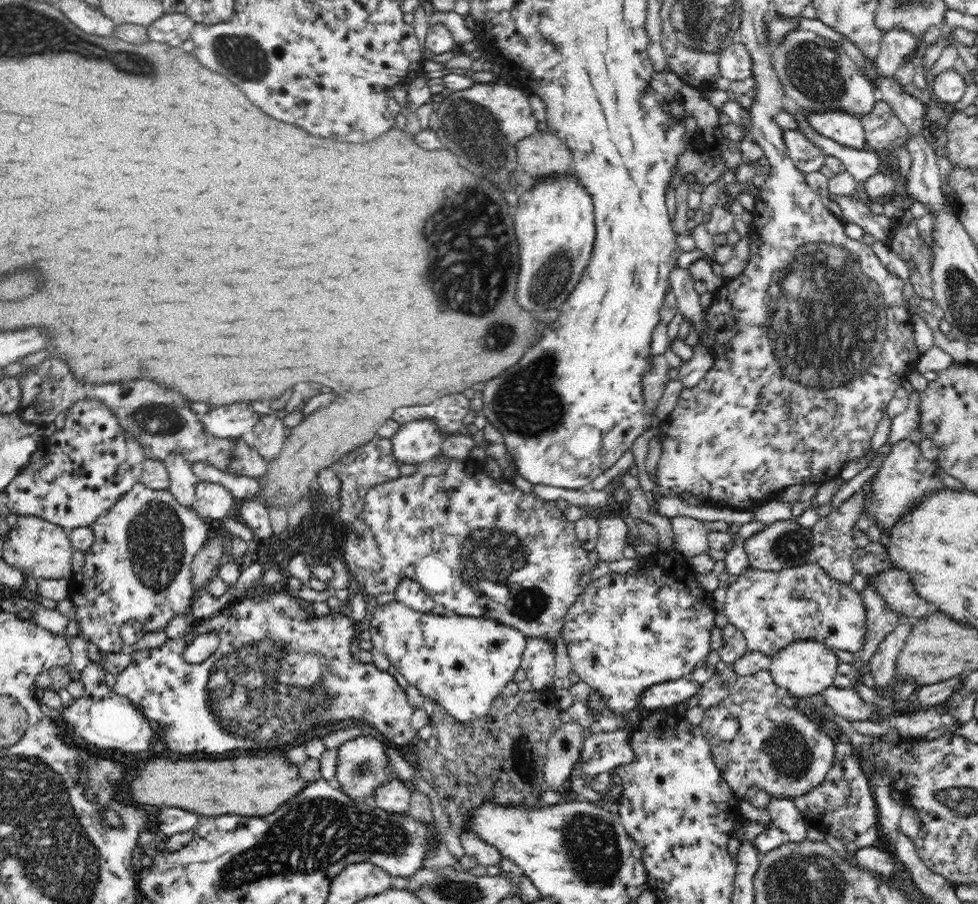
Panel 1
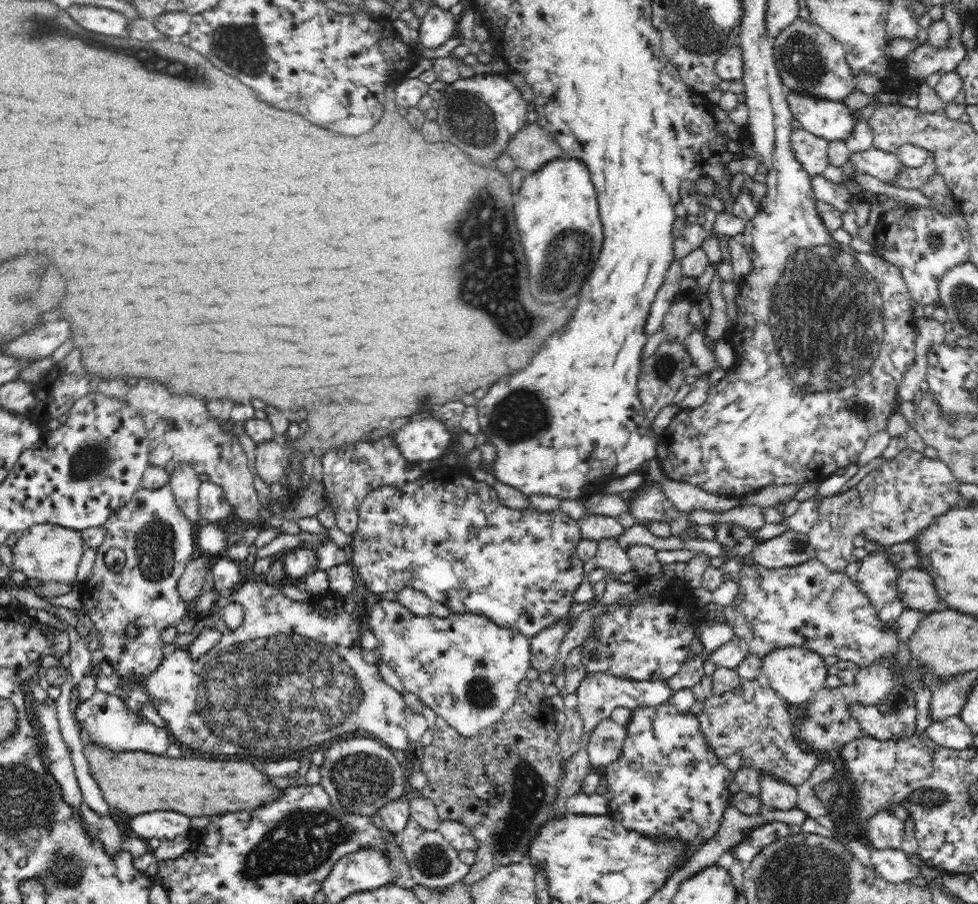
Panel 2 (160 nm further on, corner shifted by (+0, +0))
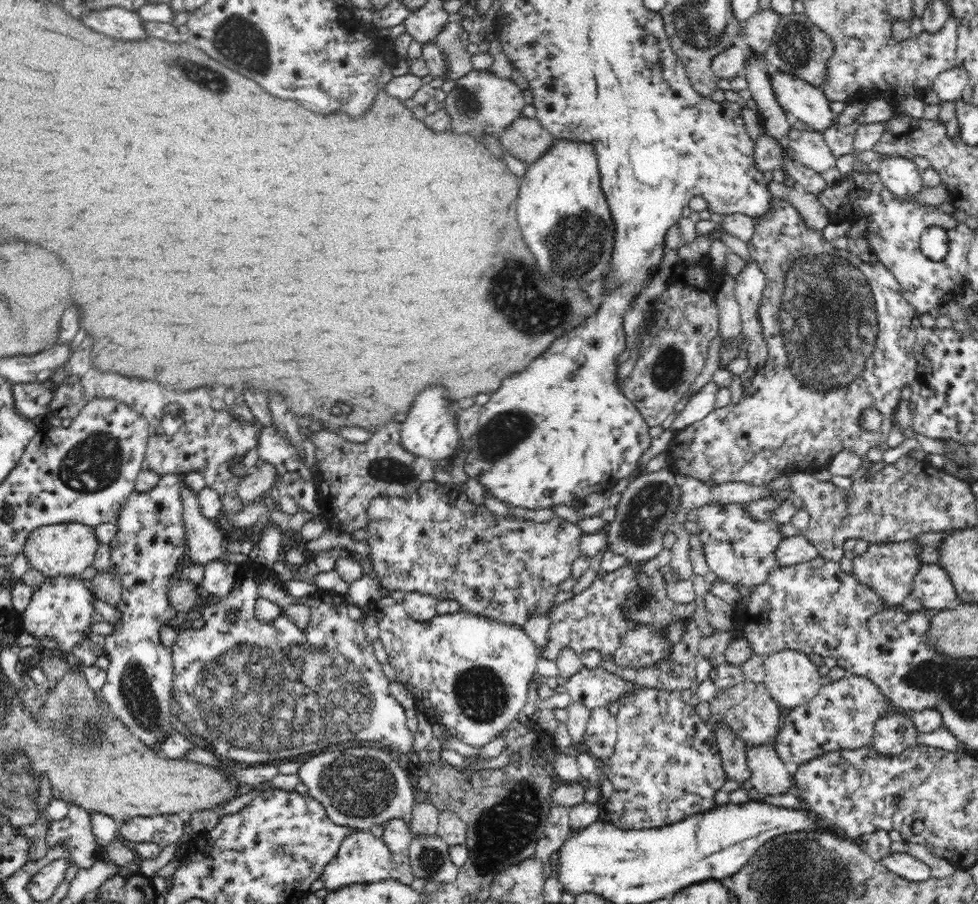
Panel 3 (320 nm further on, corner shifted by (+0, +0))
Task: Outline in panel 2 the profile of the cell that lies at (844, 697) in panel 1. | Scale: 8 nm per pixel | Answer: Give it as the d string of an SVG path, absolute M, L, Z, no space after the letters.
M854 703L851 713L860 723L865 736L878 739L879 742L902 742L902 739L921 732L916 726L914 706L884 716L876 706Z

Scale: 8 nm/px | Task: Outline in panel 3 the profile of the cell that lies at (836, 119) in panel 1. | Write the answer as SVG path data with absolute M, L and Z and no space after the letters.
M772 72L770 85L784 112L791 120L805 122L809 130L823 132L835 120L830 101L822 88L787 72Z

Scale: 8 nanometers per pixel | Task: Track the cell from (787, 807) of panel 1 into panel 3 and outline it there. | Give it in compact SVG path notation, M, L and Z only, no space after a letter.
M746 745L745 748L753 788L762 794L791 792L792 768L782 762L772 745Z

